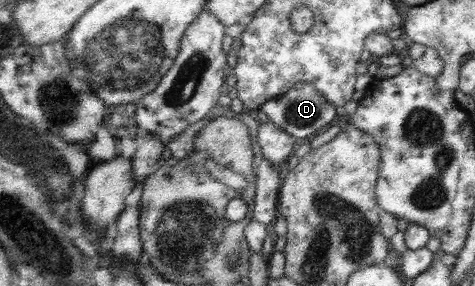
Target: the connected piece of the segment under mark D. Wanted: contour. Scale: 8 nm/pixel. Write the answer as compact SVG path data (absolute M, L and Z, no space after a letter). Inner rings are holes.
M309 82L297 83L287 94L267 100L261 109L268 115L272 123L287 131L291 136L301 139L311 137L311 135L317 136L320 132L326 131L337 119L337 114L342 113L337 105L327 101L327 97L320 89L317 89L317 86Z

